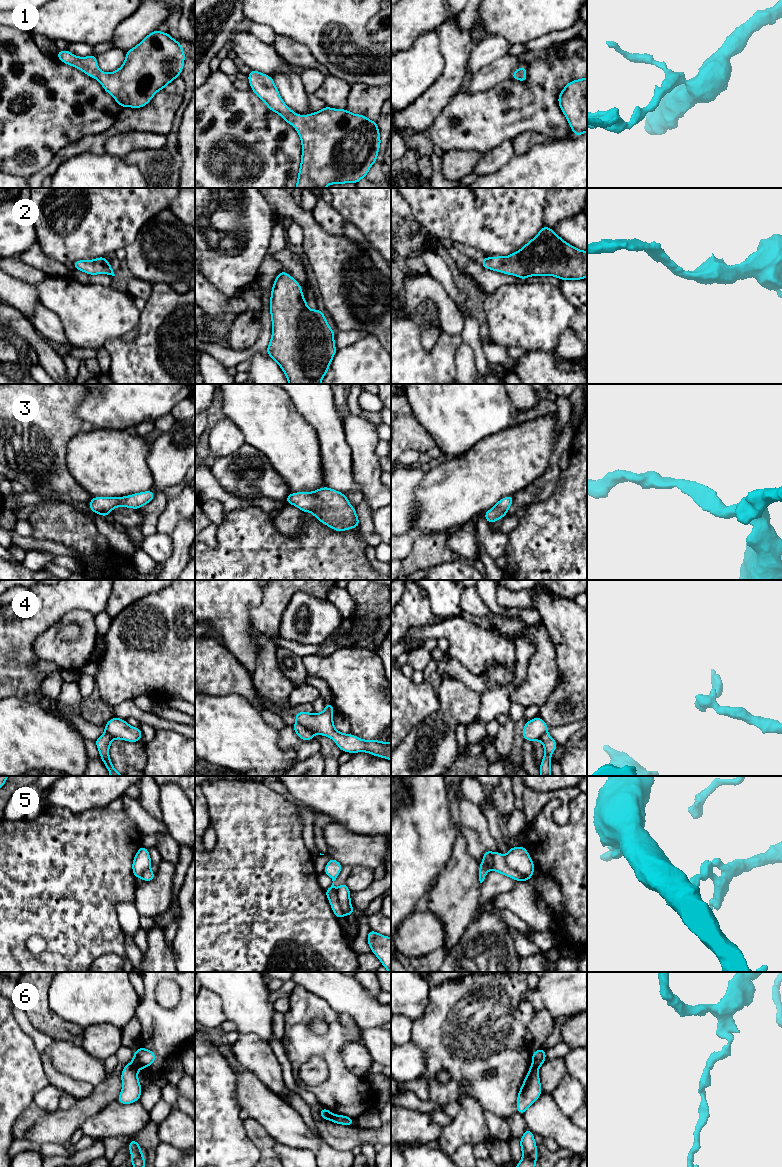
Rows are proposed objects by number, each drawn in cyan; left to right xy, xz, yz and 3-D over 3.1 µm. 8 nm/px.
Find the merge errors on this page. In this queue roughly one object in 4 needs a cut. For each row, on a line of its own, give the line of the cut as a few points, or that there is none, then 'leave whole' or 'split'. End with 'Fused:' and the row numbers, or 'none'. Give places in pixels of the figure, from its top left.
1: cut none; leave whole
2: cut none; leave whole
3: cut none; leave whole
4: cut xz (296, 722), (300, 723), (312, 734); split
5: cut yz (503, 856), (506, 864), (517, 871), (525, 880); split
6: cut xy (131, 1063), (138, 1069); split
Fused: 4, 5, 6

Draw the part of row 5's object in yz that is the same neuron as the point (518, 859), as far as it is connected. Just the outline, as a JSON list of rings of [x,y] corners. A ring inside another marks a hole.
[[[523,846],[511,847],[504,857],[508,868],[521,874],[525,881],[530,880],[535,867],[526,848]]]

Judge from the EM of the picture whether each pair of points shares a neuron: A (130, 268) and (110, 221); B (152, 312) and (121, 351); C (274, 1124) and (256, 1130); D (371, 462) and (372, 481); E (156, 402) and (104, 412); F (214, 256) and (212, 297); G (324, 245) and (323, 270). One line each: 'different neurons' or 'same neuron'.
A: different neurons
B: same neuron
C: different neurons
D: same neuron
E: same neuron
F: different neurons
G: same neuron

